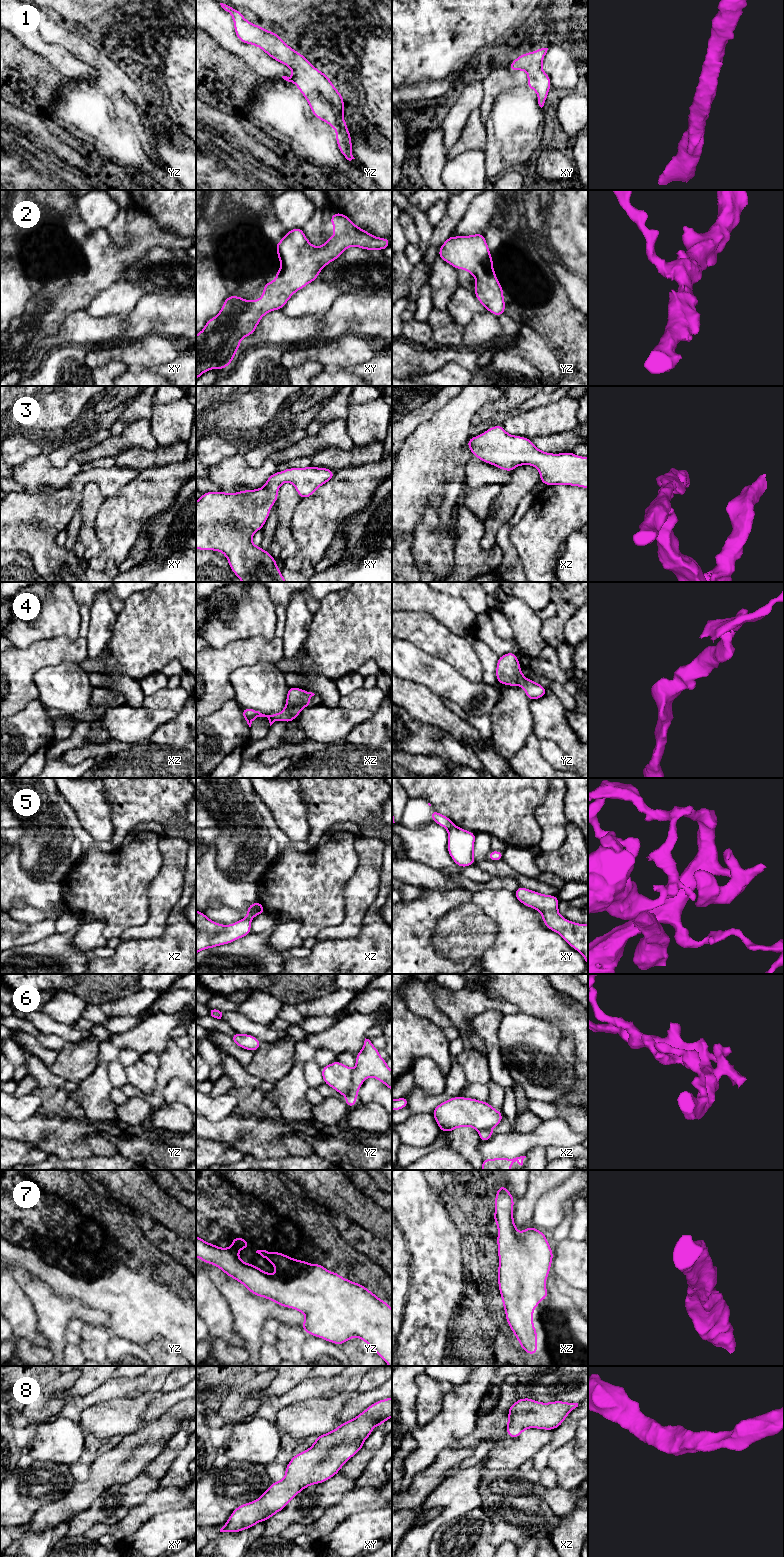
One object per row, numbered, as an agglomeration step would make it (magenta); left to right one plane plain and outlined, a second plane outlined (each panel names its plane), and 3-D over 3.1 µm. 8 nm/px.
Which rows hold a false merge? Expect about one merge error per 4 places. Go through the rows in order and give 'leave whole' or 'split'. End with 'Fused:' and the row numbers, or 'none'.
1: leave whole
2: leave whole
3: leave whole
4: leave whole
5: split
6: split
7: leave whole
8: leave whole
Fused: 5, 6

